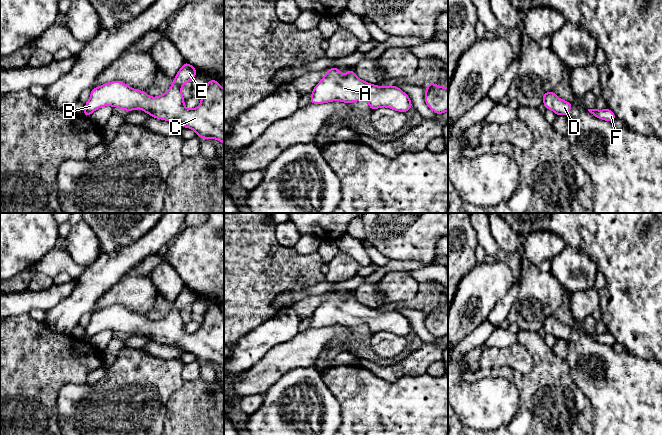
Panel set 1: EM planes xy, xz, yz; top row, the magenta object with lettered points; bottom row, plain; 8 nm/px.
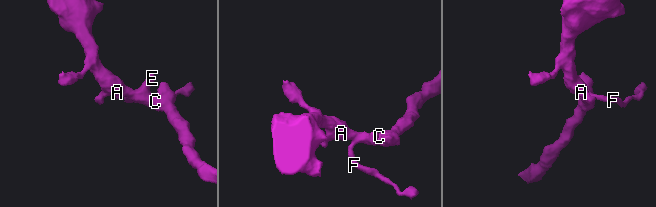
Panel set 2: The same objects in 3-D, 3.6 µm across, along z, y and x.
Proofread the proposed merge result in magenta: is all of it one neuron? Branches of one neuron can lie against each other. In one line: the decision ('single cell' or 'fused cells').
single cell

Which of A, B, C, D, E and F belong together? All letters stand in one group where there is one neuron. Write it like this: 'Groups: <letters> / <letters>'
Groups: A B C D E F

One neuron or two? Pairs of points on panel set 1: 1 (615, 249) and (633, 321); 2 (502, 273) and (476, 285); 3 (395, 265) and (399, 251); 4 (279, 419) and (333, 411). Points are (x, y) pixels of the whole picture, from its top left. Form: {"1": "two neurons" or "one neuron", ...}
{"1": "one neuron", "2": "one neuron", "3": "two neurons", "4": "one neuron"}

